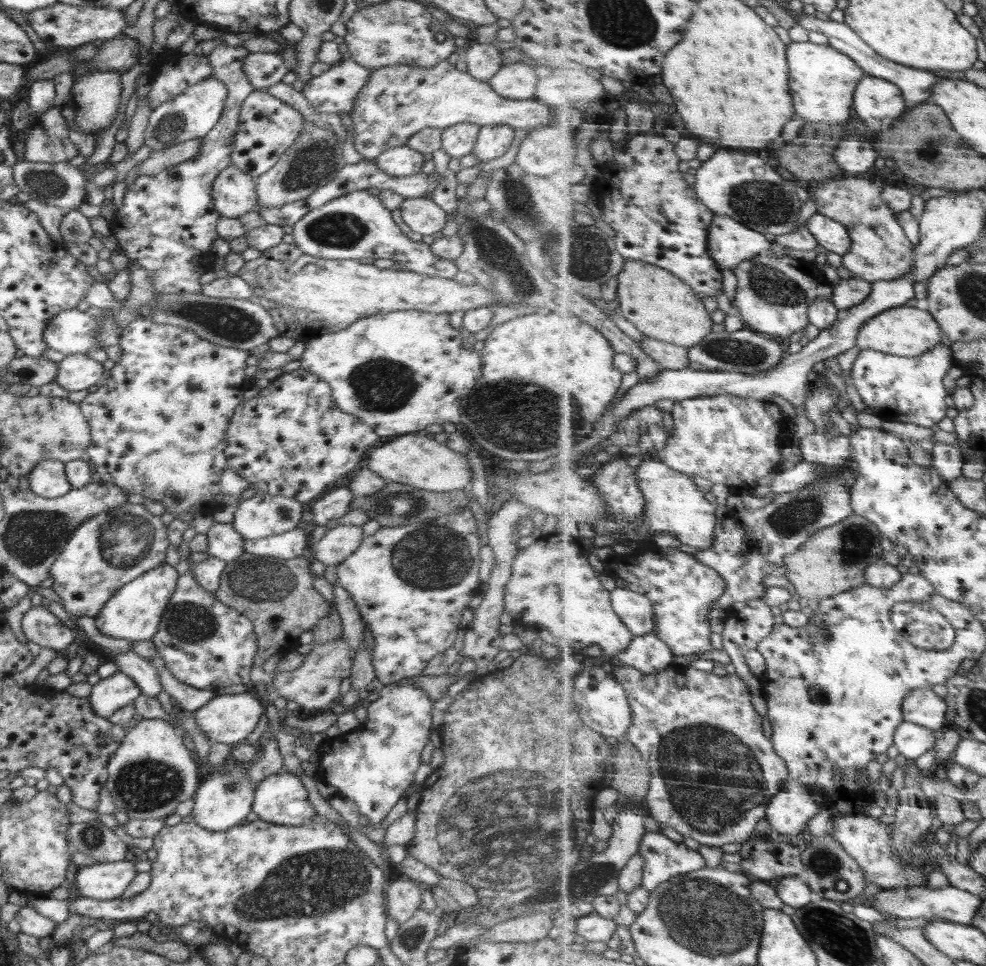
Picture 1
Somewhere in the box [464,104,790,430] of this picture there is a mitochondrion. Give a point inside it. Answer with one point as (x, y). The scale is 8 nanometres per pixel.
(590, 258)

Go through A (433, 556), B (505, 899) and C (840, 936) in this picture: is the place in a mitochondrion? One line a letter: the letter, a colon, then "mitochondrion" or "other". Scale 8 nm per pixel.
A: mitochondrion
B: mitochondrion
C: mitochondrion

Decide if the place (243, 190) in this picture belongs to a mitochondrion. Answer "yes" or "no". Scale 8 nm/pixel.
no

